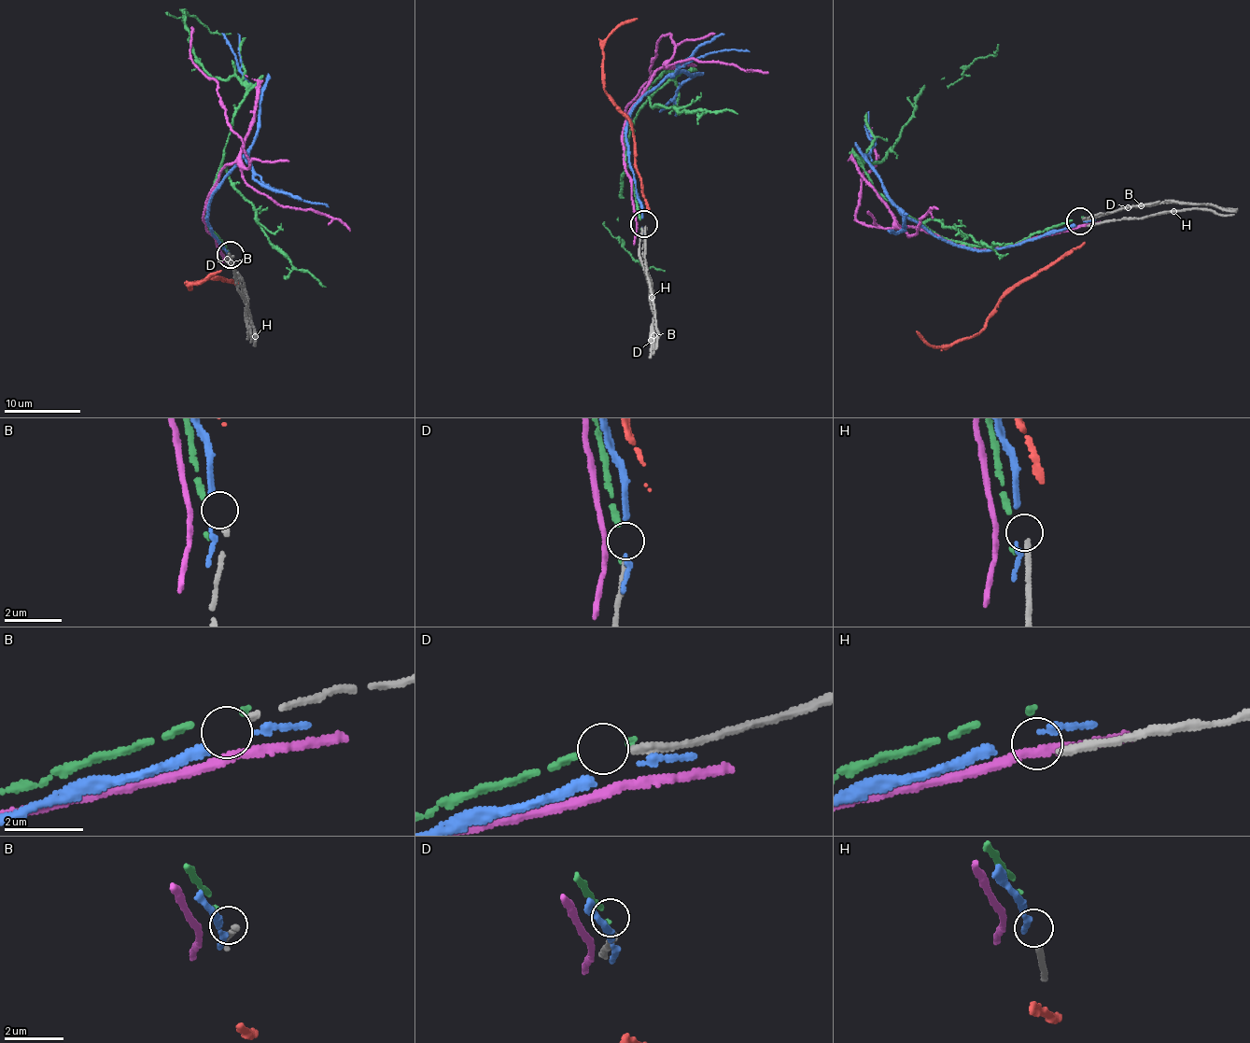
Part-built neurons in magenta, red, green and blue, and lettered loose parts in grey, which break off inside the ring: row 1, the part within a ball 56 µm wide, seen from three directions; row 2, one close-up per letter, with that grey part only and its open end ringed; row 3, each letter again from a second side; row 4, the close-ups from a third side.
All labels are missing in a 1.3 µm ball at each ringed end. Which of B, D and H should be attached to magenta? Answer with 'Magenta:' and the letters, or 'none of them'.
Magenta: none of them

